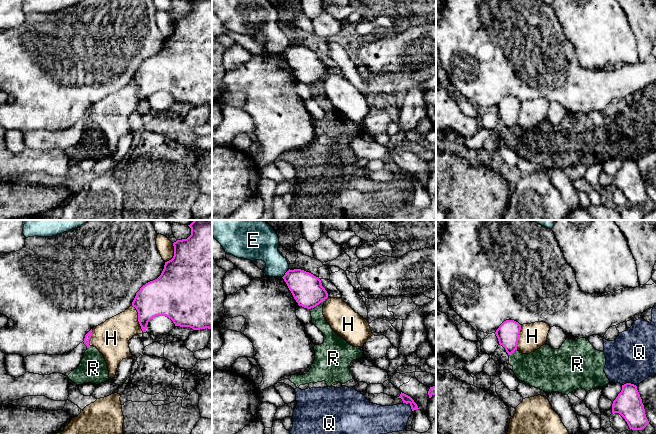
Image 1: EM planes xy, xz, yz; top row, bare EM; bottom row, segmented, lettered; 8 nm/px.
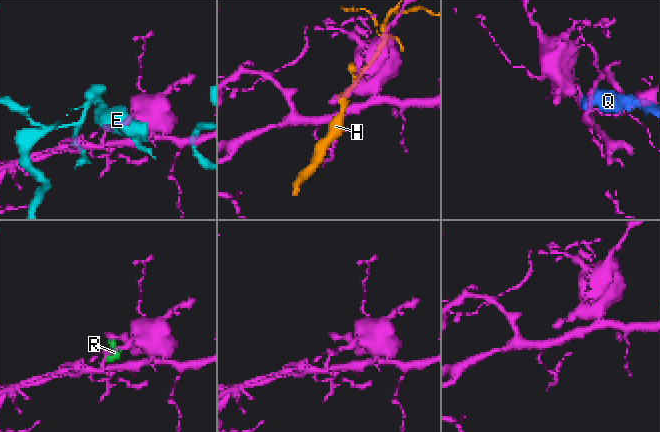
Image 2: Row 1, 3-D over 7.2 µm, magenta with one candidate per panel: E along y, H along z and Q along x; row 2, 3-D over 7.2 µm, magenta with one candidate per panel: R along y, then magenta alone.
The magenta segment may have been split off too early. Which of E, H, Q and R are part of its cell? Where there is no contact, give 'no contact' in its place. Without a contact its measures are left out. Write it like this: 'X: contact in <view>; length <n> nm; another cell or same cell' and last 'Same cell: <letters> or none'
E: contact in xz; length 90 nm; another cell
H: contact in xy; length 240 nm; another cell
Q: contact in yz; length 120 nm; another cell
R: contact in xz; length 160 nm; another cell
Same cell: none

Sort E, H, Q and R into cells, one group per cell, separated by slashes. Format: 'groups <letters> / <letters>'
groups E / H / Q R

